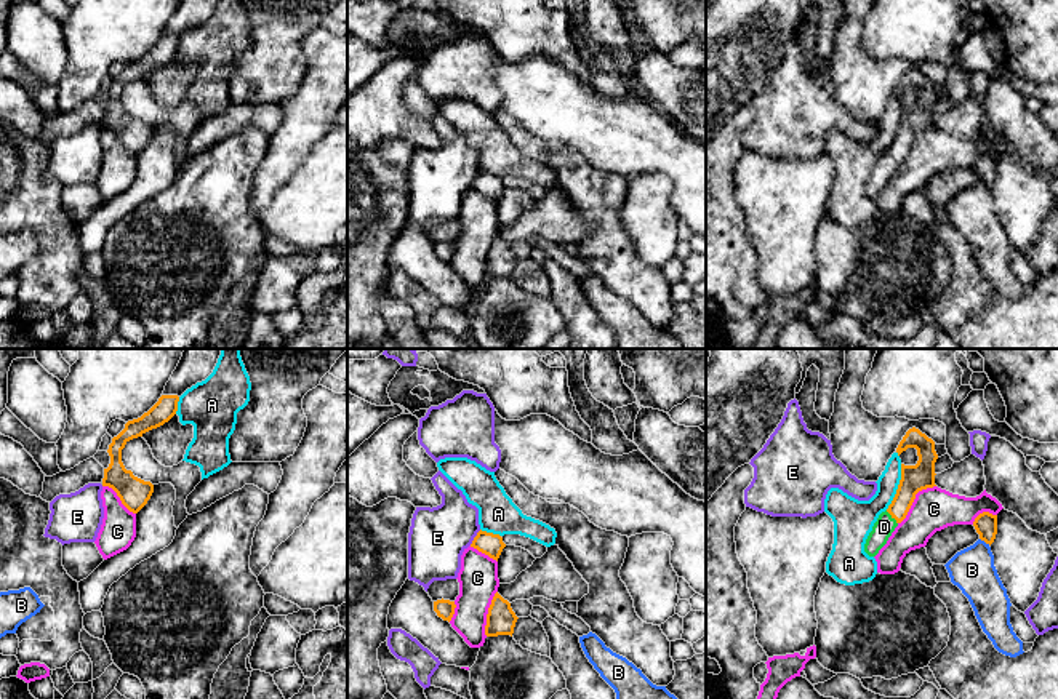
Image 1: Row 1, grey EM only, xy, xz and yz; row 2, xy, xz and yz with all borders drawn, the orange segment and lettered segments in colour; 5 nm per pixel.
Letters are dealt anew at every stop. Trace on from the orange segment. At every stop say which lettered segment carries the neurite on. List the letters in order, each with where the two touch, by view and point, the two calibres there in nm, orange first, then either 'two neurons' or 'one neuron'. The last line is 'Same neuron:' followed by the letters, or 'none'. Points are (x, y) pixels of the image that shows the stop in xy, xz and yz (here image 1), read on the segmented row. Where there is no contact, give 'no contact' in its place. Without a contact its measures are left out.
A: meets orange in yz at (898, 487); 140 nm thick on the orange side, 160 nm on the other; two neurons
B: meets orange in yz at (985, 541); 110 nm thick on the orange side, 220 nm on the other; two neurons
C: meets orange in yz at (914, 498); 140 nm thick on the orange side, 220 nm on the other; two neurons
D: meets orange in yz at (892, 517); 140 nm thick on the orange side, 100 nm on the other; one neuron
E: meets orange in xz at (474, 538); 120 nm thick on the orange side, 300 nm on the other; two neurons
Same neuron: D

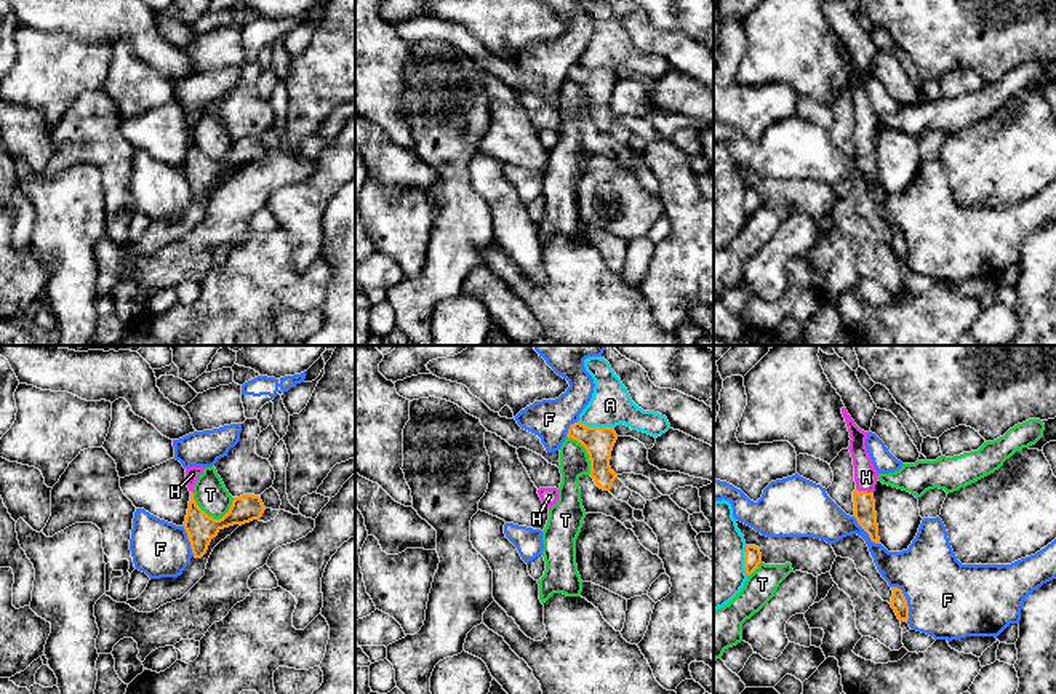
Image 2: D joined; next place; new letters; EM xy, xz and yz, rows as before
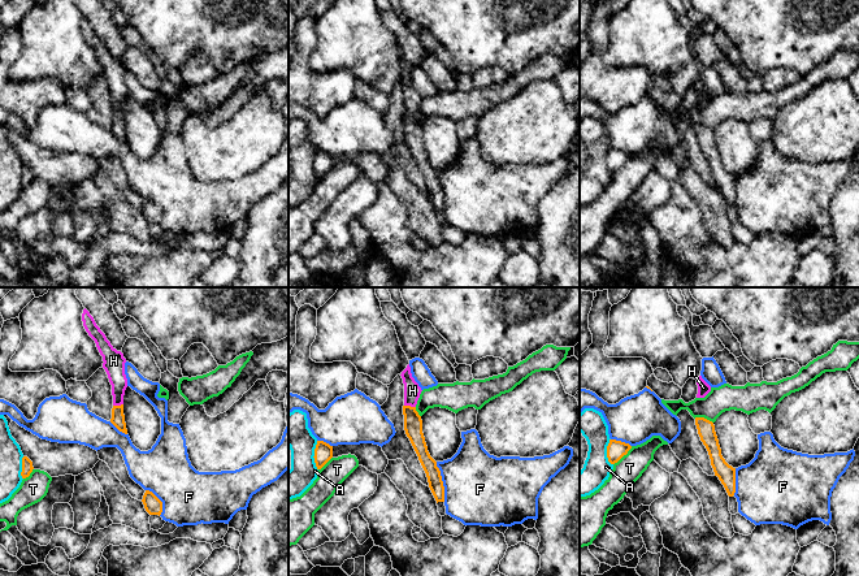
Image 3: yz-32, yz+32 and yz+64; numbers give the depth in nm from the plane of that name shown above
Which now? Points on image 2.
A: meets orange in xz at (596, 427); 150 nm thick on the orange side, 200 nm on the other; two neurons
F: meets orange in yz at (906, 602); 80 nm thick on the orange side, 400 nm on the other; two neurons
H: meets orange in yz at (864, 491); 110 nm thick on the orange side, 120 nm on the other; one neuron
T: meets orange in xy at (212, 517); 150 nm thick on the orange side, 160 nm on the other; two neurons
Same neuron: H

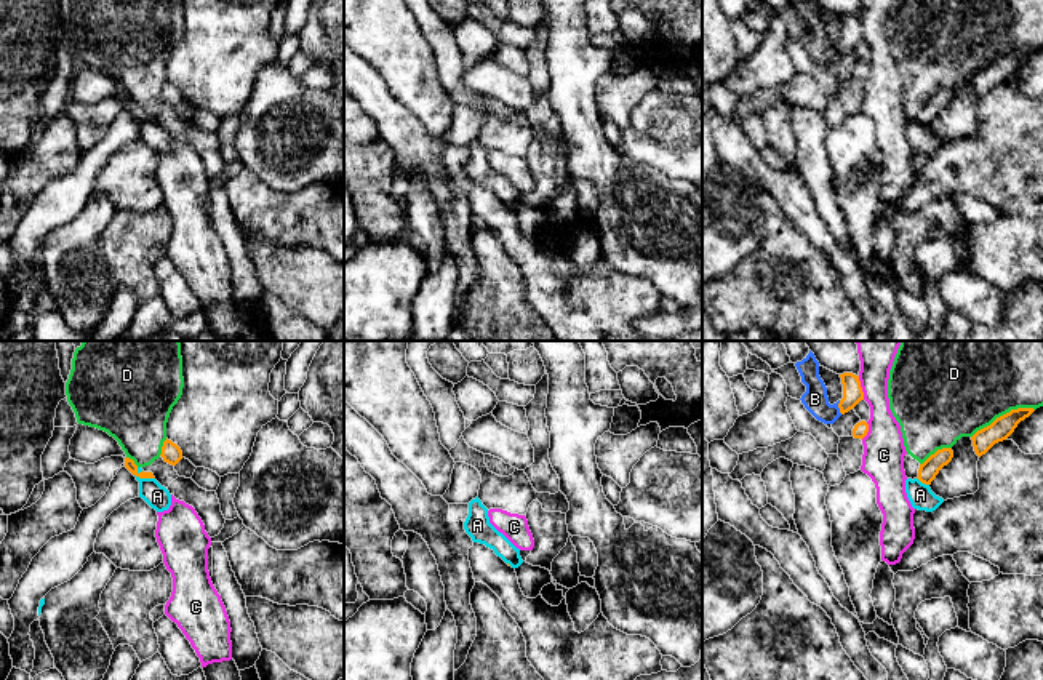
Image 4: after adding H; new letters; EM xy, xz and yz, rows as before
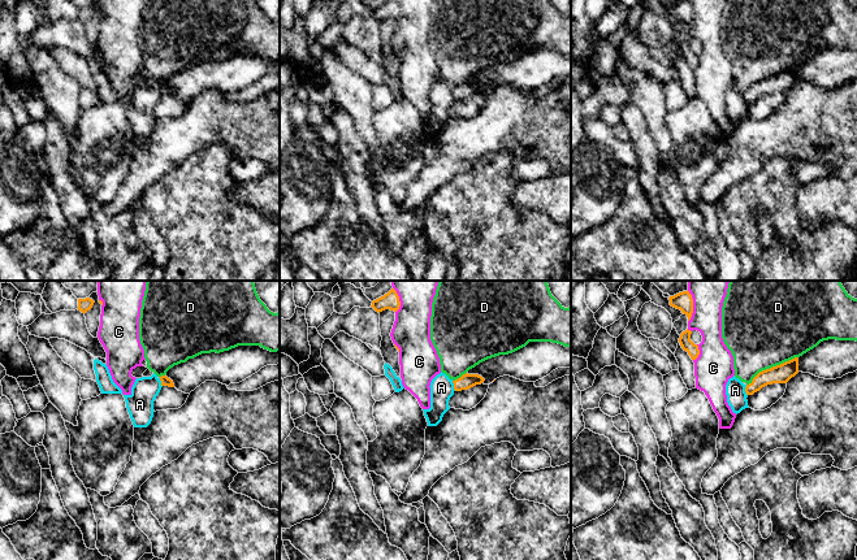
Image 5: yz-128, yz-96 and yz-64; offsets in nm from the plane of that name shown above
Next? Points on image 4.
A: meets orange in xy at (143, 477); 50 nm thick on the orange side, 120 nm on the other; two neurons
B: meets orange in yz at (839, 407); 100 nm thick on the orange side, 120 nm on the other; two neurons
C: meets orange in yz at (861, 388); 100 nm thick on the orange side, 220 nm on the other; two neurons
D: meets orange in yz at (1003, 415); 110 nm thick on the orange side, 500 nm on the other; two neurons
Same neuron: none

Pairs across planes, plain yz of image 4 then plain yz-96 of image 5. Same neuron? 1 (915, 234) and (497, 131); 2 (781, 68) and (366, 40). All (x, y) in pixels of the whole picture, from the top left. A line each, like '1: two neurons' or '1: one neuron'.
1: two neurons
2: two neurons

